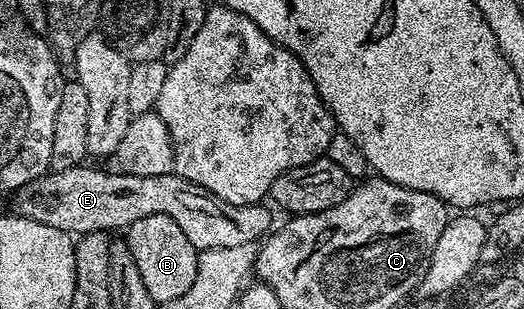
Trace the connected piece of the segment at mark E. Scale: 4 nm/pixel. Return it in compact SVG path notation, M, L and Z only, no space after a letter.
M82 164L71 166L70 169L54 170L40 178L29 179L20 190L23 200L18 204L19 215L73 236L112 232L114 228L122 230L146 216L166 215L182 228L192 246L200 252L238 250L250 242L259 243L273 229L272 214L267 205L224 205L208 190L174 172L162 176L134 176L127 172L114 174L86 167Z

